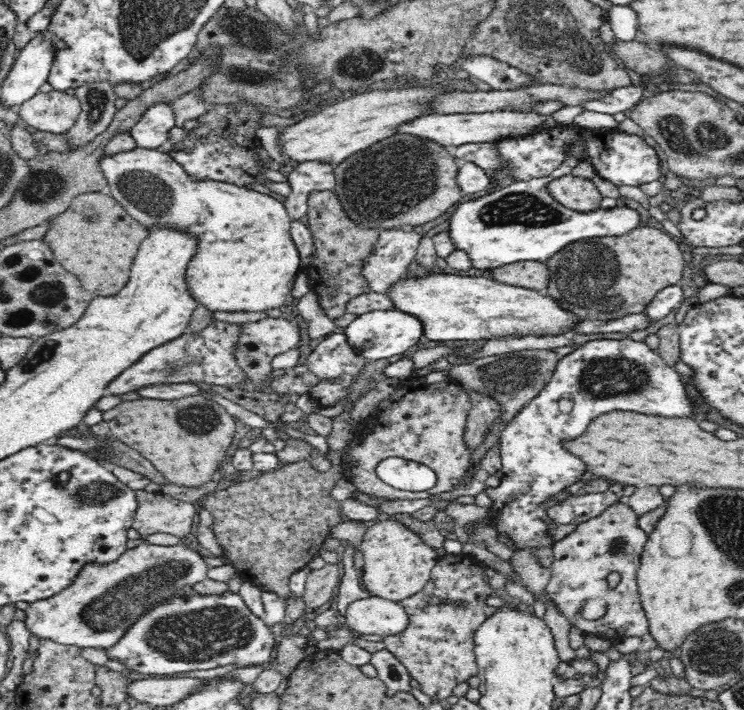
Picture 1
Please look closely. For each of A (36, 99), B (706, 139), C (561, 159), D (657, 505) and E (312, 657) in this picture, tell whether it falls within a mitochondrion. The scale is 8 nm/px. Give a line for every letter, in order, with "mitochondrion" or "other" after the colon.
A: other
B: mitochondrion
C: other
D: other
E: other

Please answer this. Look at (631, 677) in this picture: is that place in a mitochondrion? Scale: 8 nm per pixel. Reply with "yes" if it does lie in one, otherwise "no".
no

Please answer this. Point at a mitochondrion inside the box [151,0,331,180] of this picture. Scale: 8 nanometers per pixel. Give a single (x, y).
(264, 53)

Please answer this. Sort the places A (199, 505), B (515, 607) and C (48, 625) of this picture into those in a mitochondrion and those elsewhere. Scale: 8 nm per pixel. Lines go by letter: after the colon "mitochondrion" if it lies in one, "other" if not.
A: other
B: other
C: other

